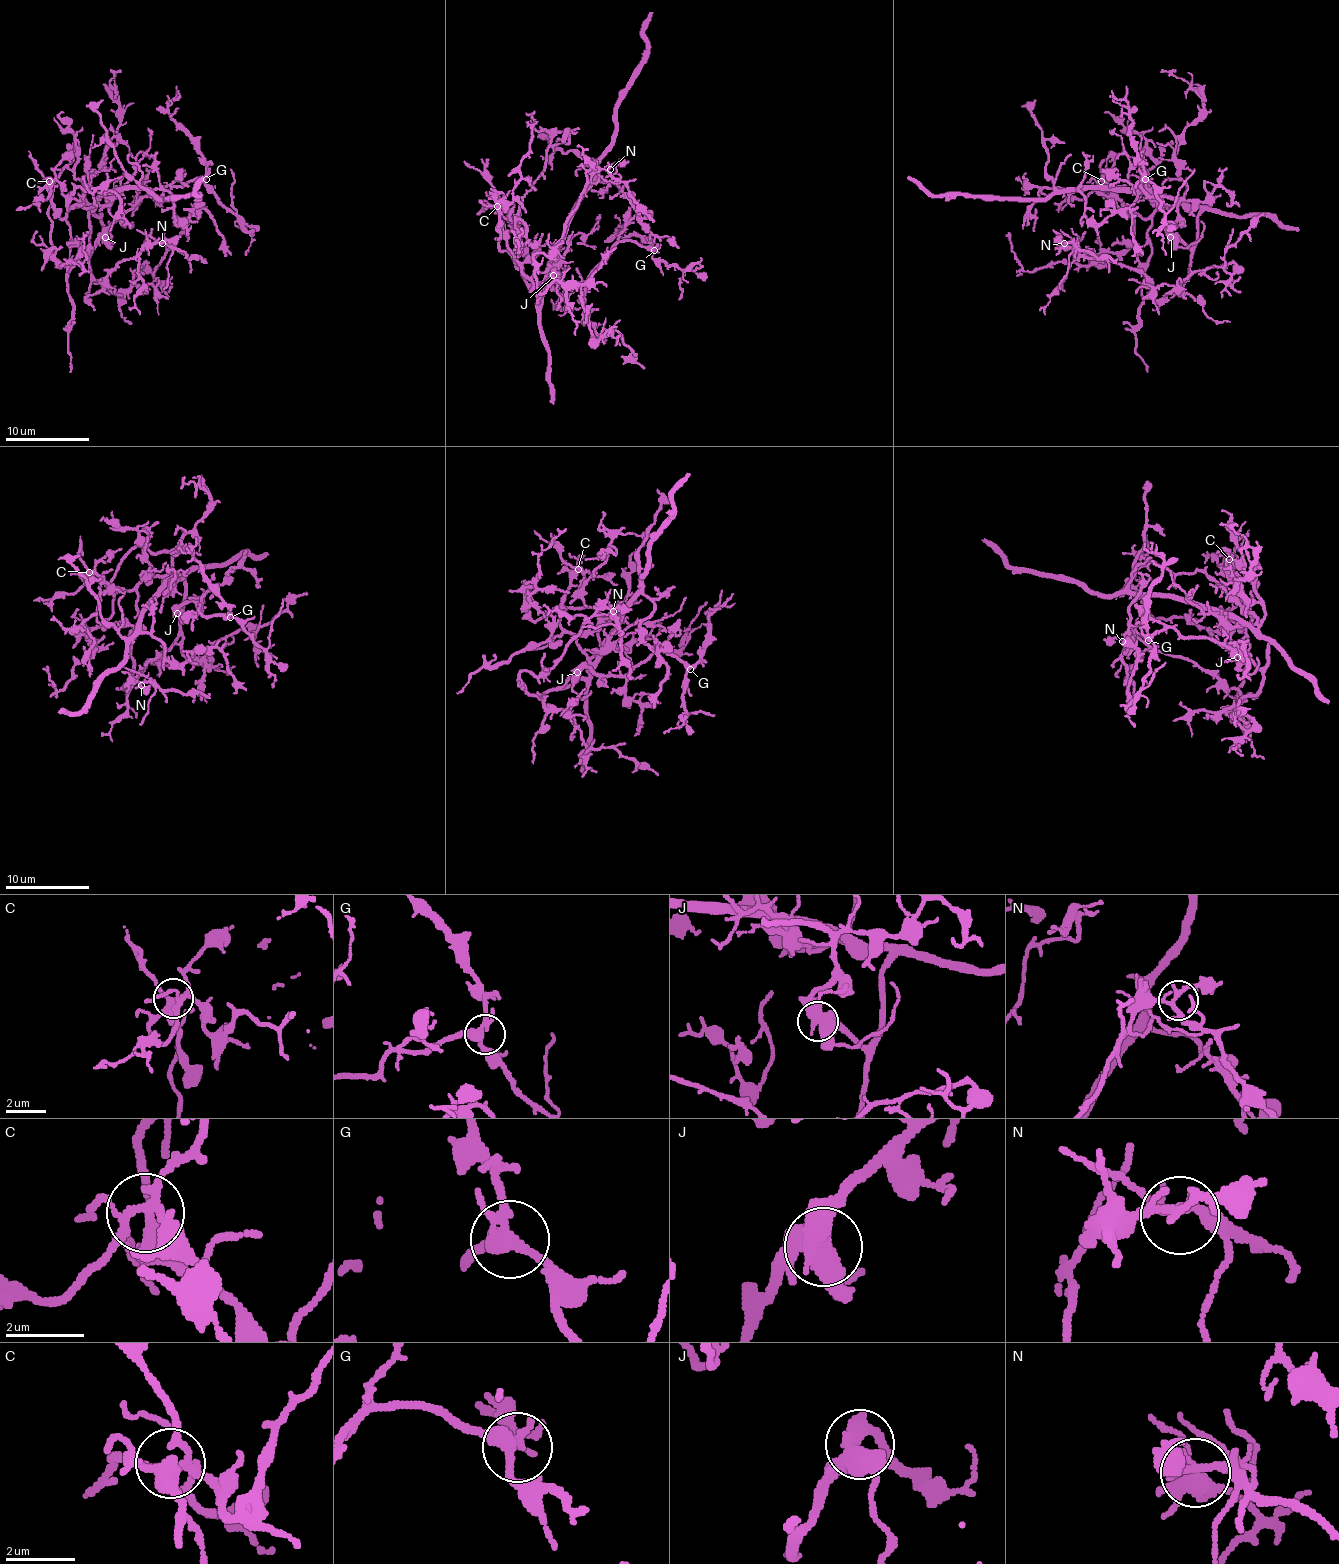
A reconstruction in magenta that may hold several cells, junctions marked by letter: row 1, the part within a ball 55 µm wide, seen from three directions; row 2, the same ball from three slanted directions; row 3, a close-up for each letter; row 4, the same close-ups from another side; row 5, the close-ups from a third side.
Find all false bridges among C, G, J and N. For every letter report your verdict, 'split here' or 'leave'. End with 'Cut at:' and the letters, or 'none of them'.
C: leave
G: leave
J: leave
N: leave
Cut at: none of them

